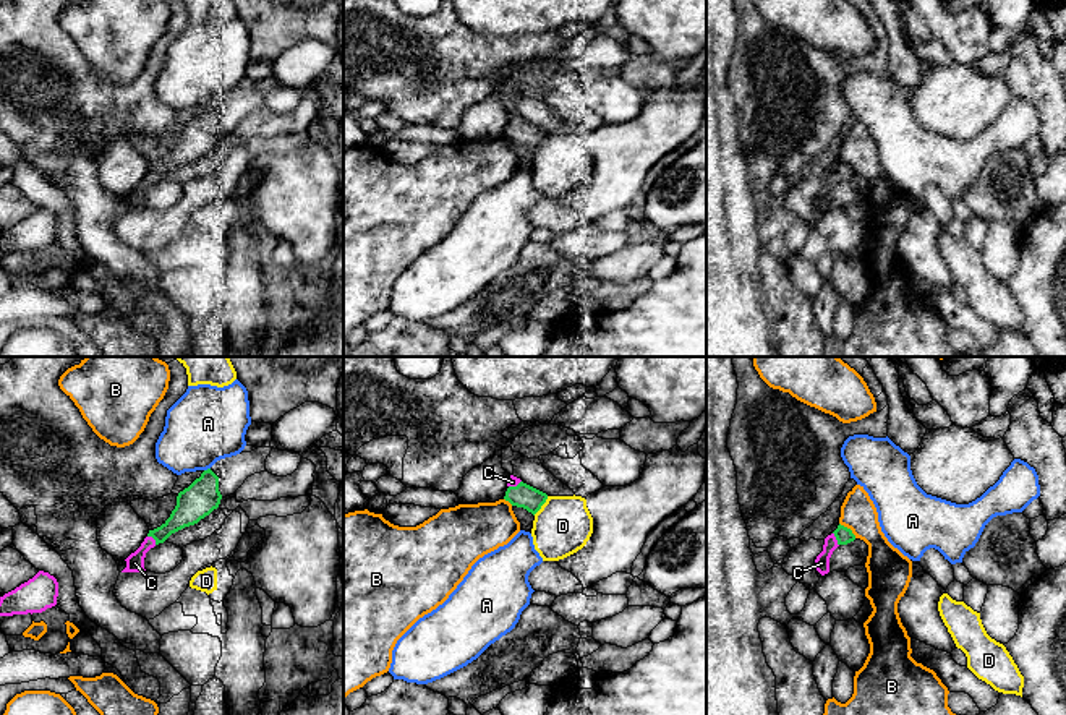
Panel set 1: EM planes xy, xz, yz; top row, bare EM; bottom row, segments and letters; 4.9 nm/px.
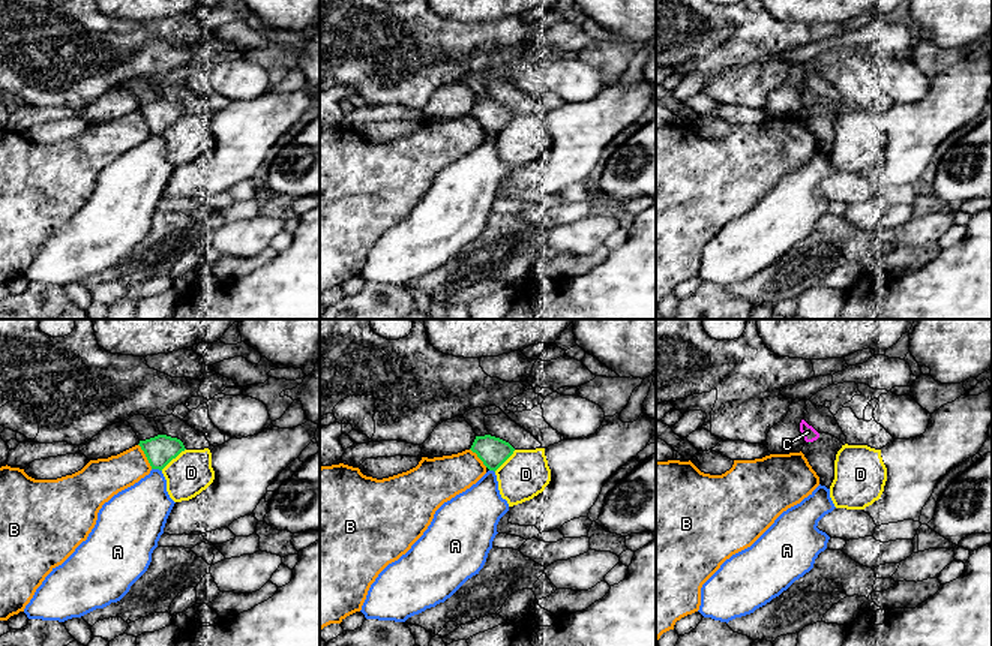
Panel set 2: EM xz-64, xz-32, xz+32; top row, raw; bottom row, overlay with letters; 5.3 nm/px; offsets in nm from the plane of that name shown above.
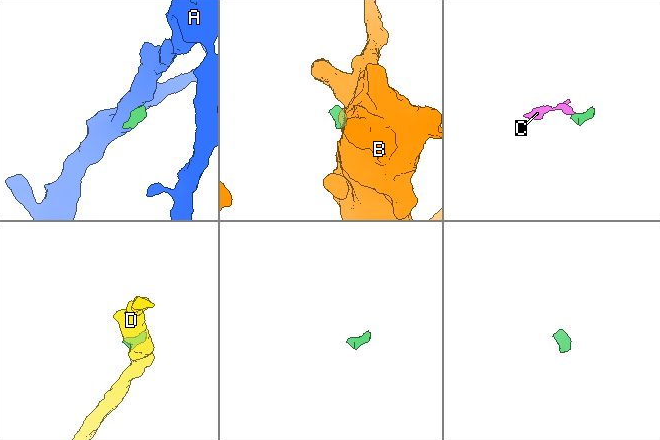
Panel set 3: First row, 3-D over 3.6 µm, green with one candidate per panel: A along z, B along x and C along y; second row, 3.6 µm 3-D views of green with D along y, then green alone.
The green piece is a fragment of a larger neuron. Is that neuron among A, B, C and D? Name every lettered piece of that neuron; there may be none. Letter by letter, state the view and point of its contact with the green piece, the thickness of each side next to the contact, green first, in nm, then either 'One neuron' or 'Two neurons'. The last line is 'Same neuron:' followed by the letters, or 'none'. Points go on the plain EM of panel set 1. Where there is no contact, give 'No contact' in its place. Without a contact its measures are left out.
A: Touches green at xy (208, 106). Thickness 170 nm (green) against 380 nm. Two neurons
B: Touches green at yz (849, 166). Thickness 90 nm (green) against 190 nm. Two neurons
C: Touches green at yz (836, 175). Thickness 90 nm (green) against 80 nm. One neuron
D: Touches green at xz (541, 141). Thickness 120 nm (green) against 280 nm. Two neurons
Same neuron: C

